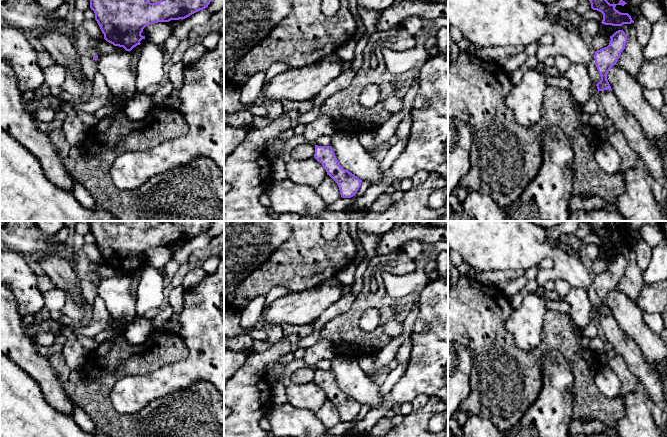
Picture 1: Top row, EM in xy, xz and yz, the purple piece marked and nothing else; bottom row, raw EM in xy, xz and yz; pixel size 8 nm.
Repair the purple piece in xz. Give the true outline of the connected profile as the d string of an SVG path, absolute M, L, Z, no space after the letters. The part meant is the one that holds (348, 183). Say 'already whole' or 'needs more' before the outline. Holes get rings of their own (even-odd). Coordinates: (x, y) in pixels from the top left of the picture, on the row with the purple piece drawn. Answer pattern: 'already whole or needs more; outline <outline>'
already whole; outline M315 145L314 158L322 164L327 175L337 183L342 198L355 196L361 186L362 180L342 168L331 146Z

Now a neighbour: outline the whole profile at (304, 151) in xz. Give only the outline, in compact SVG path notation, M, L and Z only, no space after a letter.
M312 143L301 144L295 147L291 153L291 159L301 161L314 158L315 145Z

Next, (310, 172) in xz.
M315 158L301 161L290 159L286 162L286 171L292 182L309 185L314 189L327 176L326 170Z

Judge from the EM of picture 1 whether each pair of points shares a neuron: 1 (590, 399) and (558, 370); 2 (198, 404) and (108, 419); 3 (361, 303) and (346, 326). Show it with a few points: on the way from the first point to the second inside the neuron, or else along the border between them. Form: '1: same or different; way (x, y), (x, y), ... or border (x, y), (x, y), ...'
1: different; border (567, 360), (574, 377), (572, 387), (573, 407)
2: same; way (176, 423), (130, 423)
3: same; way (359, 309), (358, 315), (352, 321)

